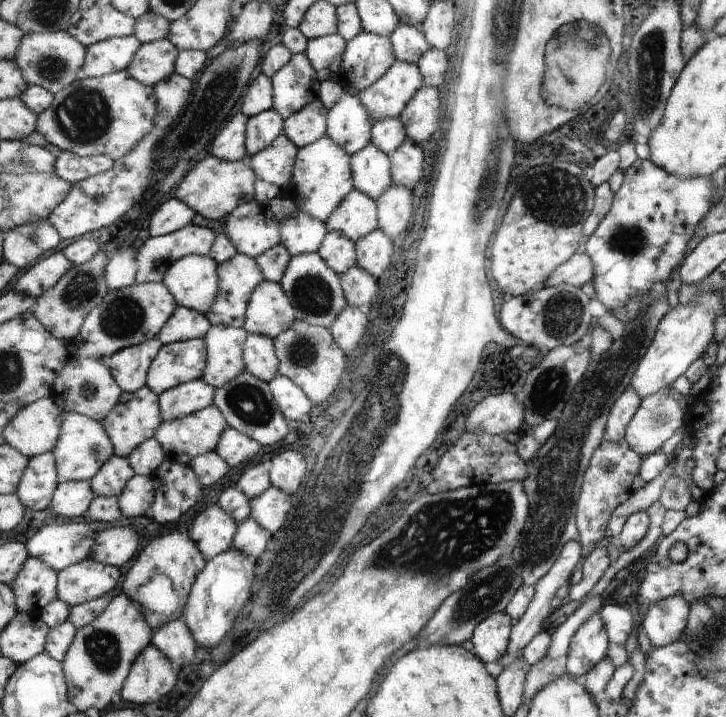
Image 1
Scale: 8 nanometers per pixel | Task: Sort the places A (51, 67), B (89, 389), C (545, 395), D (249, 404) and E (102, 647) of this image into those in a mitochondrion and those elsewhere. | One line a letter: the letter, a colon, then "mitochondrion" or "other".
A: mitochondrion
B: mitochondrion
C: mitochondrion
D: mitochondrion
E: mitochondrion

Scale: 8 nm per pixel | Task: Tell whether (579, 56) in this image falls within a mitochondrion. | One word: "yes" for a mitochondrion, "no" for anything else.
yes

